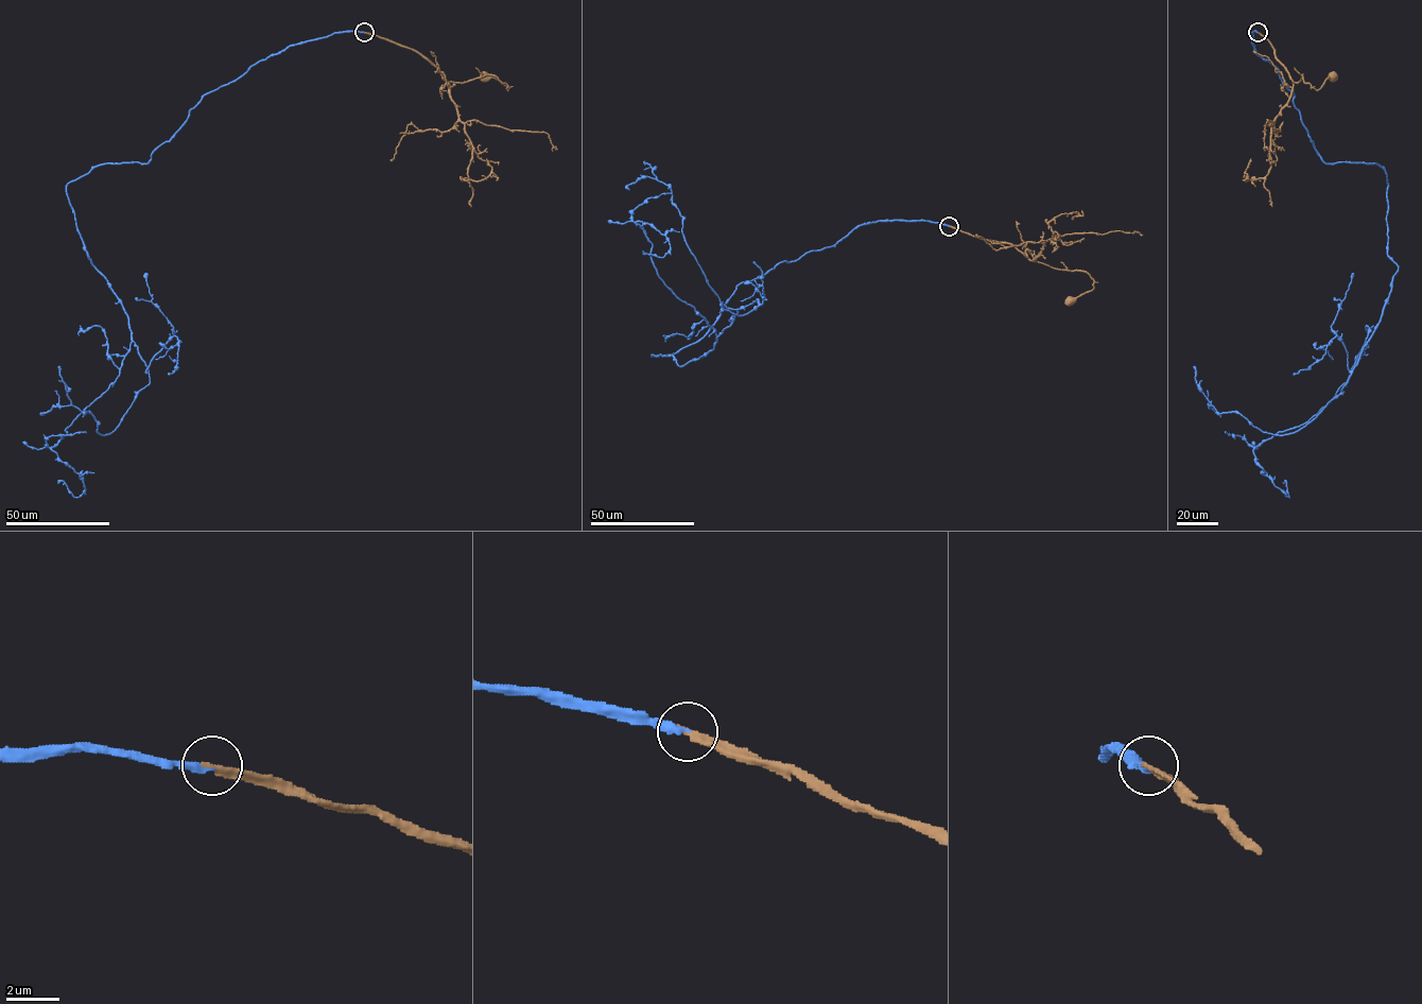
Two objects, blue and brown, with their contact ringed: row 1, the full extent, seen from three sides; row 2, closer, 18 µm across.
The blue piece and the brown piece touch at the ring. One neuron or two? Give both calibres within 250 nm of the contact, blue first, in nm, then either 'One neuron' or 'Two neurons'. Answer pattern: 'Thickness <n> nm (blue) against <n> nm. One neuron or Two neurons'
Thickness 260 nm (blue) against 280 nm. One neuron

